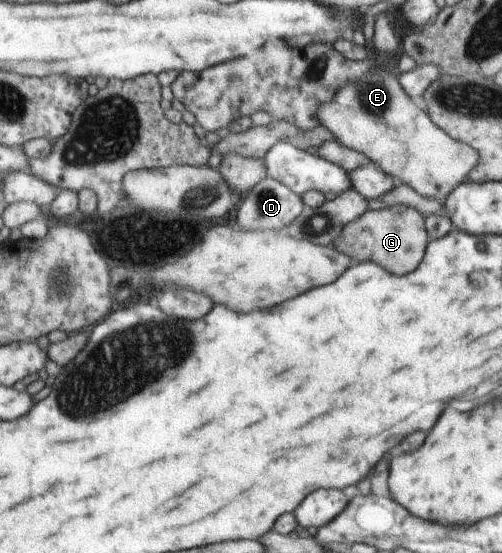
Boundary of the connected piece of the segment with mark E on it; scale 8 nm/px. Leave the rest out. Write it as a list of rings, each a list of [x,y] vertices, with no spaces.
[[[385,67],[371,68],[356,80],[345,82],[334,91],[334,96],[318,105],[318,128],[331,132],[335,141],[343,147],[364,155],[379,170],[392,177],[394,182],[408,185],[415,193],[426,198],[441,198],[463,183],[470,169],[477,165],[478,153],[471,146],[452,140],[429,119],[429,116],[413,104],[411,97],[397,82],[398,76]]]

